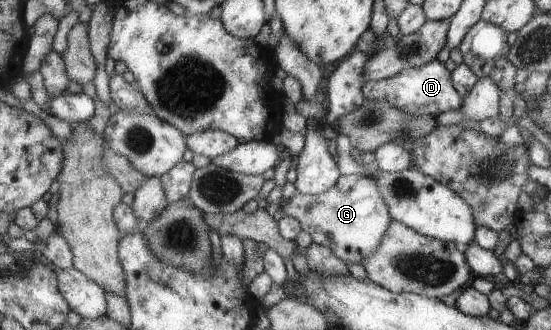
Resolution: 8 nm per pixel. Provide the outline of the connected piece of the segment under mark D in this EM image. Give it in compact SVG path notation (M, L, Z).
M436 59L419 68L405 68L399 74L385 80L367 81L364 84L364 93L369 100L385 101L416 117L438 118L444 112L460 109L464 102L464 96L456 89L453 82L452 72Z

